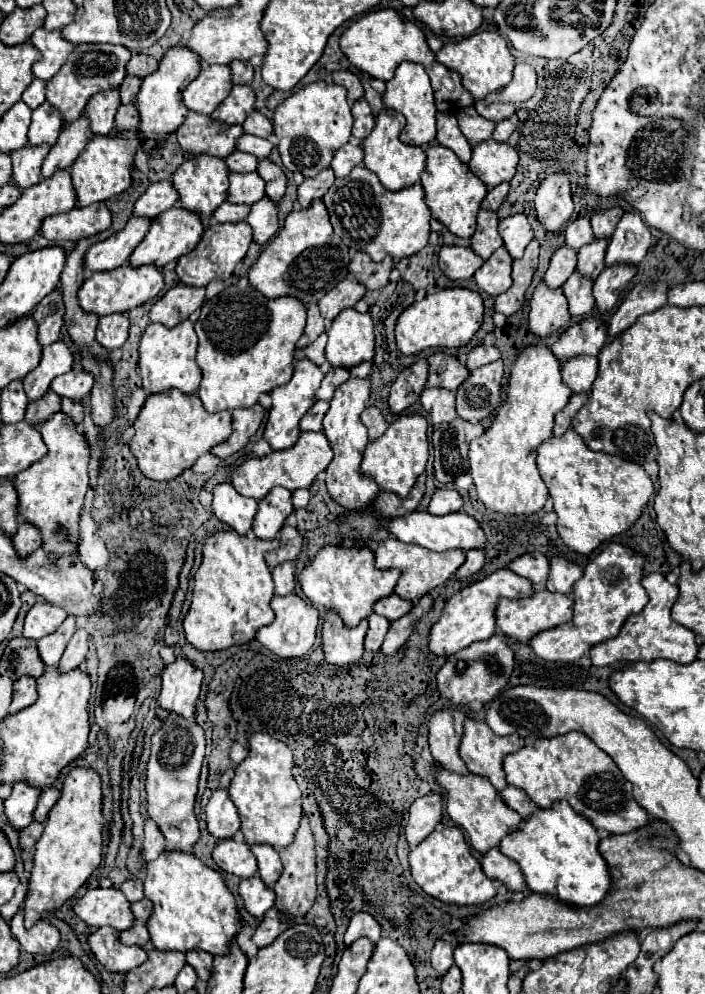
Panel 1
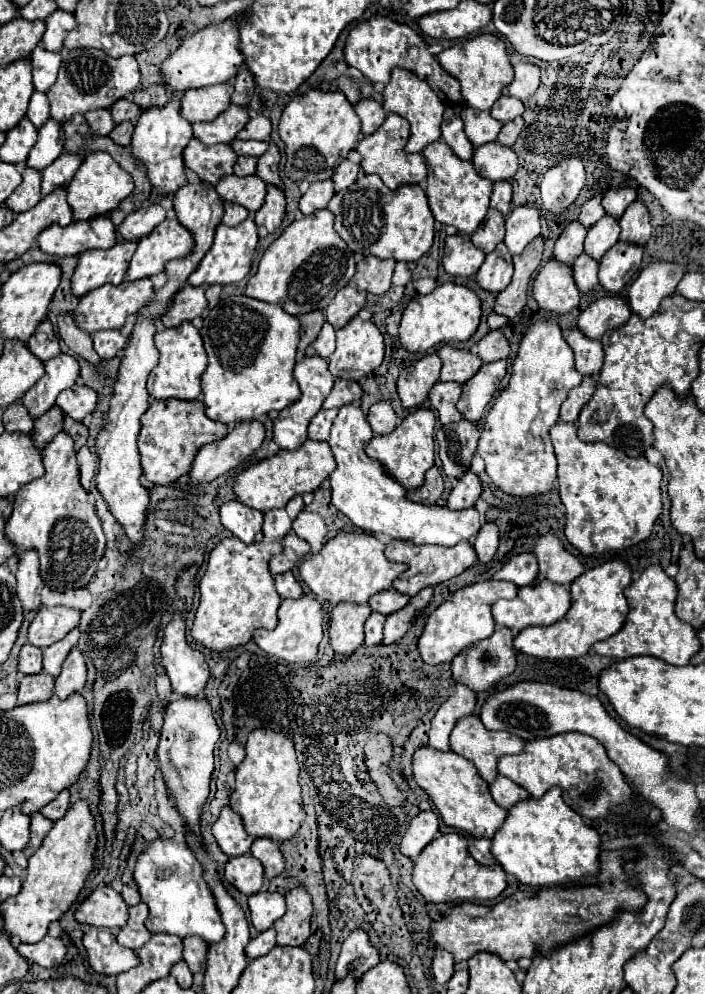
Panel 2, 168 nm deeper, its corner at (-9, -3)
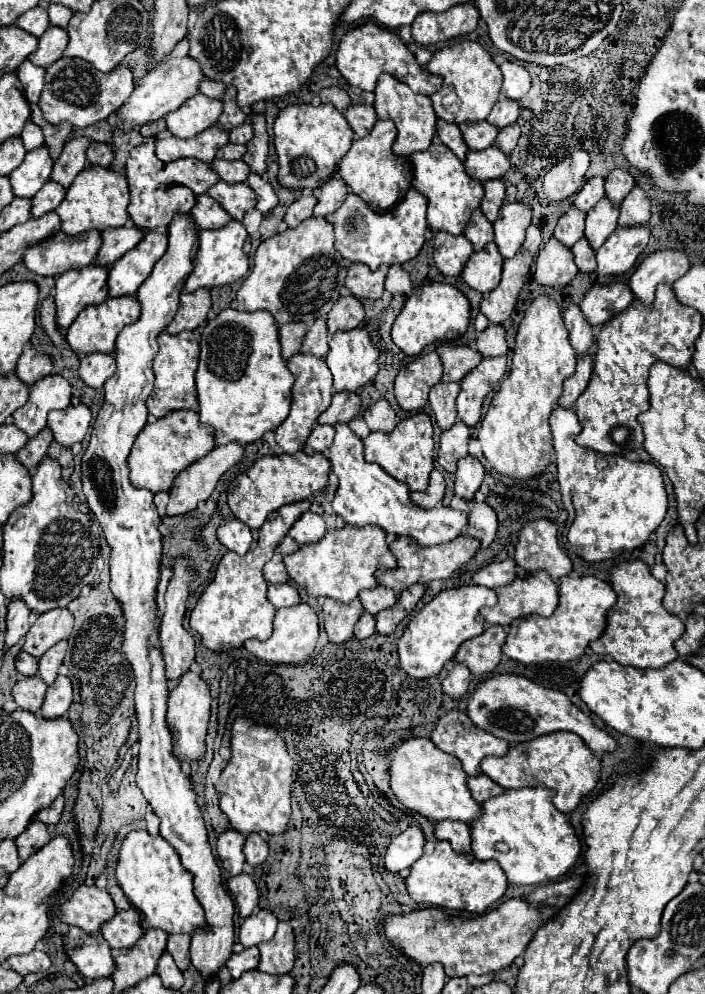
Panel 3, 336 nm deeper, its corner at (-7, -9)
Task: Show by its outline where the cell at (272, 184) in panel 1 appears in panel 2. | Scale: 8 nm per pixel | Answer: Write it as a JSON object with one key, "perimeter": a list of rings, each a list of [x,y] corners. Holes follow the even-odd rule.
{"perimeter":[[[269,141],[269,149],[257,159],[257,177],[261,177],[265,183],[271,183],[271,185],[279,185],[279,151],[277,151],[277,145],[273,141]]]}

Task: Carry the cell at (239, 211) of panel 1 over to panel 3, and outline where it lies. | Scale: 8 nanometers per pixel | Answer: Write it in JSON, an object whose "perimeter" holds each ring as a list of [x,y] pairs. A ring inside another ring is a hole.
{"perimeter":[[[199,195],[195,207],[191,209],[191,215],[195,217],[197,225],[201,229],[221,229],[225,227],[233,217],[209,195]]]}

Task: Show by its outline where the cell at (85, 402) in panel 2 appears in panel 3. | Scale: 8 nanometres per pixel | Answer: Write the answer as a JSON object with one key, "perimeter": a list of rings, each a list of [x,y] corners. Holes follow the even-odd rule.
{"perimeter":[[[83,403],[69,405],[63,411],[51,411],[47,425],[51,427],[55,441],[59,441],[65,447],[71,447],[73,443],[81,441],[91,425],[91,409]]]}

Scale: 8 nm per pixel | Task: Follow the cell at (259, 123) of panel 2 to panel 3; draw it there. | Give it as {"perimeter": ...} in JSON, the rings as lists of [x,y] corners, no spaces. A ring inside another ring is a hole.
{"perimeter":[[[247,119],[243,125],[235,127],[229,131],[229,143],[241,143],[241,145],[247,145],[251,139],[253,139],[253,125],[251,121]]]}

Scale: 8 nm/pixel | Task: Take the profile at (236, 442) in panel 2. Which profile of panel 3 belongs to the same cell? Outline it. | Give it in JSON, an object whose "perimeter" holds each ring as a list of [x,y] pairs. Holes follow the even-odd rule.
{"perimeter":[[[231,441],[231,443],[227,443],[227,445],[217,445],[211,453],[207,453],[205,457],[201,457],[199,461],[195,461],[189,469],[185,469],[185,471],[175,479],[175,483],[173,483],[171,491],[169,491],[171,499],[169,499],[169,503],[167,503],[167,515],[189,513],[189,511],[193,511],[201,501],[209,499],[209,495],[213,493],[213,489],[215,489],[217,481],[221,479],[221,475],[223,475],[229,467],[237,465],[243,455],[245,455],[243,445],[239,445],[237,441]]]}

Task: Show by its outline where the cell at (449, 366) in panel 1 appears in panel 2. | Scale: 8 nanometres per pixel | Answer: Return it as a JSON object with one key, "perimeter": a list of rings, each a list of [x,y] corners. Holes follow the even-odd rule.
{"perimeter":[[[443,345],[437,355],[443,361],[441,369],[441,381],[457,381],[465,383],[469,381],[481,367],[481,357],[471,353],[469,349],[457,349],[453,345]]]}

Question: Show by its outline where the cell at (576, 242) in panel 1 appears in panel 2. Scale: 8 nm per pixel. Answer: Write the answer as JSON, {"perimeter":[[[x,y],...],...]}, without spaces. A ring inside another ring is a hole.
{"perimeter":[[[595,195],[591,199],[587,199],[583,205],[581,205],[581,213],[579,213],[579,221],[585,225],[585,227],[591,227],[595,221],[601,219],[601,215],[605,215],[605,209],[601,207],[601,195]]]}

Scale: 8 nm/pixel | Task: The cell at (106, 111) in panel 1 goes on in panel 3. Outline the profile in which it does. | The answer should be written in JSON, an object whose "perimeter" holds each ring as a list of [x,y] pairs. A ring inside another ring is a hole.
{"perimeter":[[[73,137],[67,141],[61,157],[55,161],[51,179],[59,181],[61,185],[69,187],[73,183],[73,179],[77,177],[77,173],[81,173],[87,167],[87,147],[93,141],[89,137]]]}

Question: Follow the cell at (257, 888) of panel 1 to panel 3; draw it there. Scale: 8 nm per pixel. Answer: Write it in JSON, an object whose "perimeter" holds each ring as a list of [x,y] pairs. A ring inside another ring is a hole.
{"perimeter":[[[259,909],[251,917],[243,919],[241,929],[239,929],[239,943],[243,943],[245,947],[253,947],[263,941],[269,941],[277,931],[277,923],[279,921],[275,913],[267,909]]]}

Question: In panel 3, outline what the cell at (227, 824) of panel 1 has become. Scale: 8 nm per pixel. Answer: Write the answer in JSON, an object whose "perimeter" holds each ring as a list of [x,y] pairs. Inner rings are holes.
{"perimeter":[[[227,829],[217,837],[217,845],[215,845],[217,855],[221,859],[223,869],[229,875],[239,875],[243,871],[243,865],[245,865],[243,845],[245,845],[245,835],[235,829]]]}

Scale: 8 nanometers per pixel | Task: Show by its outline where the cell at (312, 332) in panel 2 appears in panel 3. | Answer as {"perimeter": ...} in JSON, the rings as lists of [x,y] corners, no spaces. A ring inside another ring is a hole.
{"perimeter":[[[291,323],[291,325],[281,325],[279,327],[279,339],[281,339],[281,347],[283,347],[283,359],[289,361],[295,353],[299,353],[301,343],[307,335],[307,325],[303,323]]]}

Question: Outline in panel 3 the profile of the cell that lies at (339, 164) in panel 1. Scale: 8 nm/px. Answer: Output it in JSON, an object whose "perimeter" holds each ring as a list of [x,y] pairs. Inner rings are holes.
{"perimeter":[[[333,177],[331,181],[327,181],[327,185],[321,187],[319,203],[315,205],[315,213],[313,215],[327,217],[329,213],[333,213],[341,205],[341,201],[345,197],[347,197],[347,183],[341,181],[341,177]]]}

